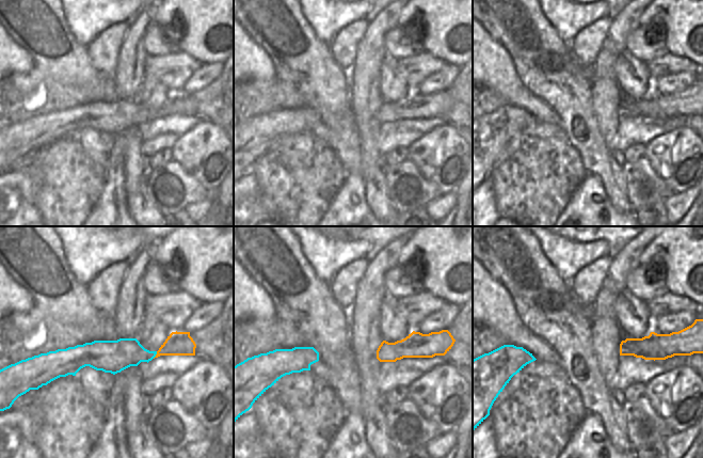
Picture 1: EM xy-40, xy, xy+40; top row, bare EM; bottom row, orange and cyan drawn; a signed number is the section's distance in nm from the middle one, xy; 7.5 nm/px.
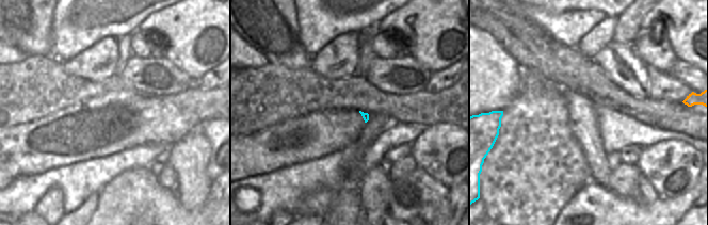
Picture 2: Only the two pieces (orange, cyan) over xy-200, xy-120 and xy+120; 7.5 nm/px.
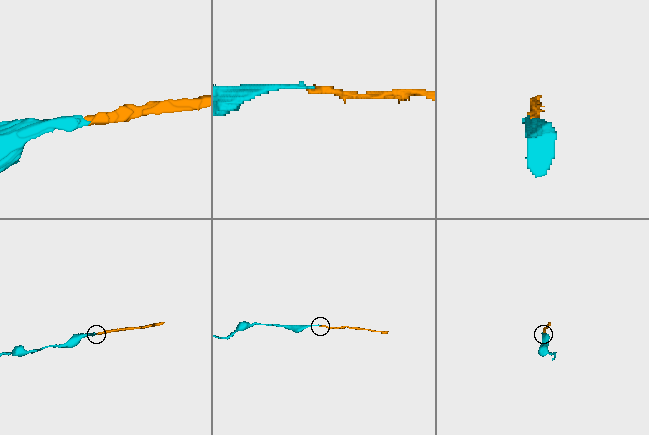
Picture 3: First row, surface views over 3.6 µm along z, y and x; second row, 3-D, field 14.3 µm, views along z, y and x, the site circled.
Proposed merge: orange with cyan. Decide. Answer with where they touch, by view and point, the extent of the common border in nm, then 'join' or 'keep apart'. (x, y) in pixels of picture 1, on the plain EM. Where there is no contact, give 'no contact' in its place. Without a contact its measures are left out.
xy-40 (156, 115) | 70 nm | join

